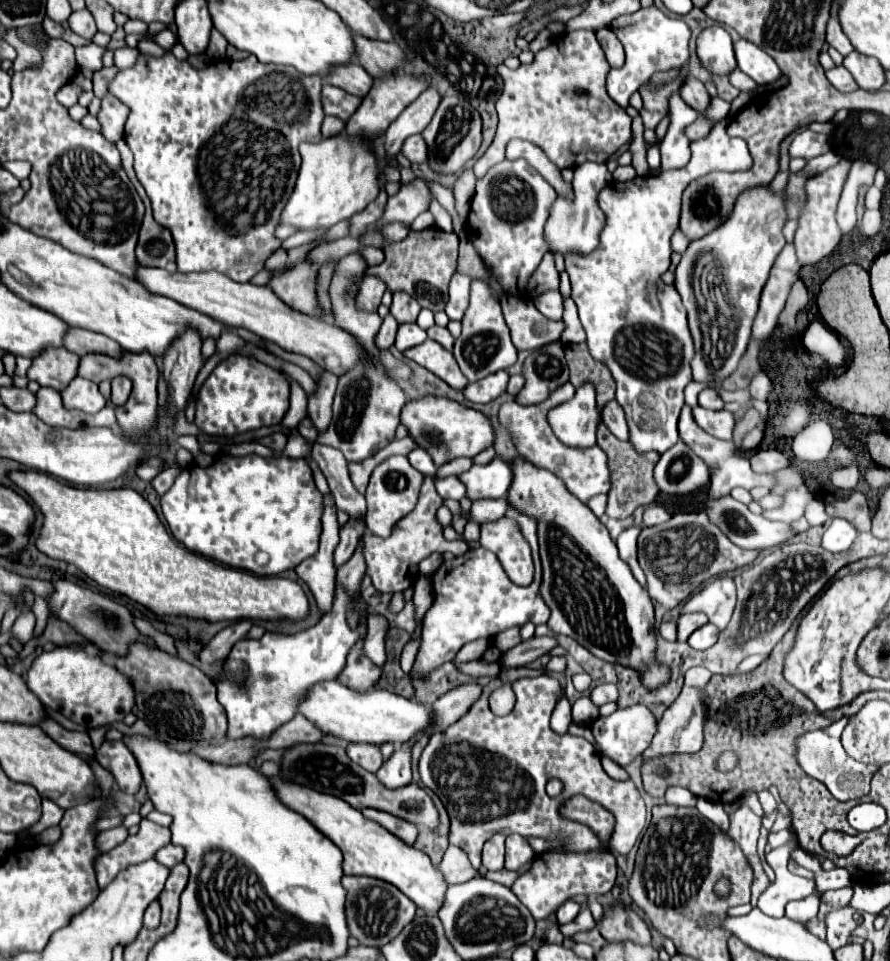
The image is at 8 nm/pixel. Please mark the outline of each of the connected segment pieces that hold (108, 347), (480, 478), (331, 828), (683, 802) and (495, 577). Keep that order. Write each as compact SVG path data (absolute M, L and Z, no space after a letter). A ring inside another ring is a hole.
M69 328L69 334L65 334L65 348L83 356L87 352L103 352L103 354L113 354L119 356L123 352L123 348L113 342L111 338L91 332L91 330L83 330L83 328Z
M493 458L489 464L473 464L467 472L459 474L459 480L465 484L467 488L467 496L471 500L481 500L481 498L503 498L511 486L511 466L501 460L501 458Z
M281 778L271 782L279 802L289 806L291 810L305 816L319 832L323 832L331 842L335 842L343 852L343 872L353 876L373 876L395 884L405 896L409 896L417 908L425 910L427 914L437 914L443 904L443 896L447 884L443 874L425 858L425 852L407 846L403 840L387 832L373 820L367 820L357 808L349 806L341 798L333 798L329 794L321 794L317 790L309 790L307 786L297 786L295 782L281 782Z
M671 786L671 788L665 792L665 802L667 802L667 804L673 804L673 806L695 806L697 796L691 794L691 792L685 790L685 788Z
M507 508L507 516L515 518L521 526L523 536L533 548L535 560L535 578L529 586L517 586L509 580L503 572L501 562L495 558L493 552L485 548L467 550L465 554L457 556L451 562L443 562L441 568L433 574L433 590L435 602L425 614L423 622L423 636L421 636L421 650L417 654L415 666L411 670L413 680L425 680L431 670L437 666L451 662L459 648L477 638L495 638L499 632L511 626L523 626L525 622L545 624L549 620L549 606L543 602L539 594L541 586L541 560L537 548L537 524L533 518L519 514L513 508Z

